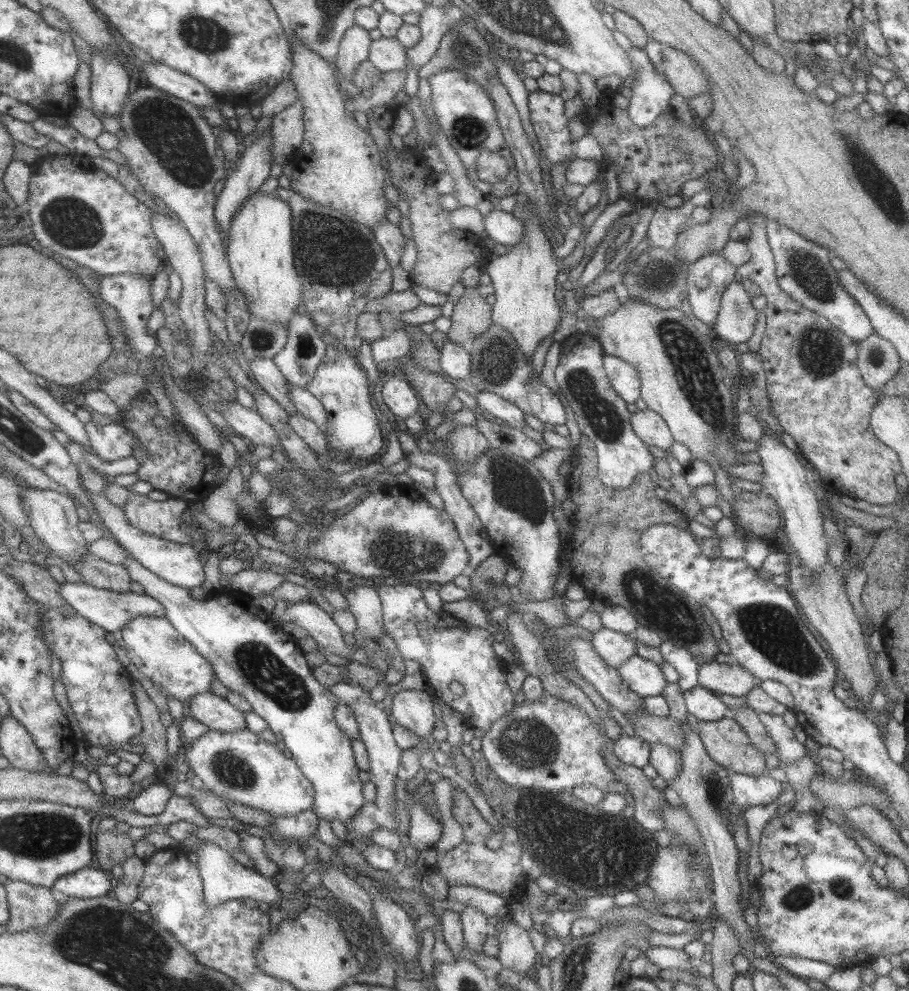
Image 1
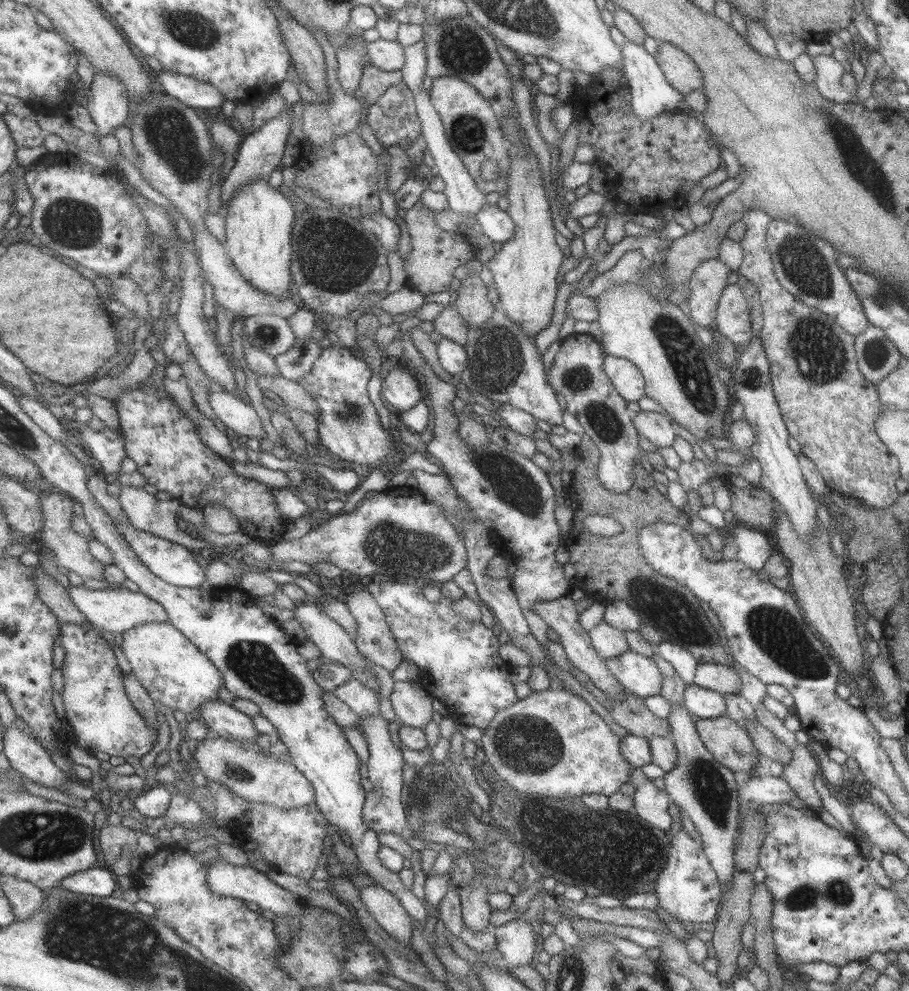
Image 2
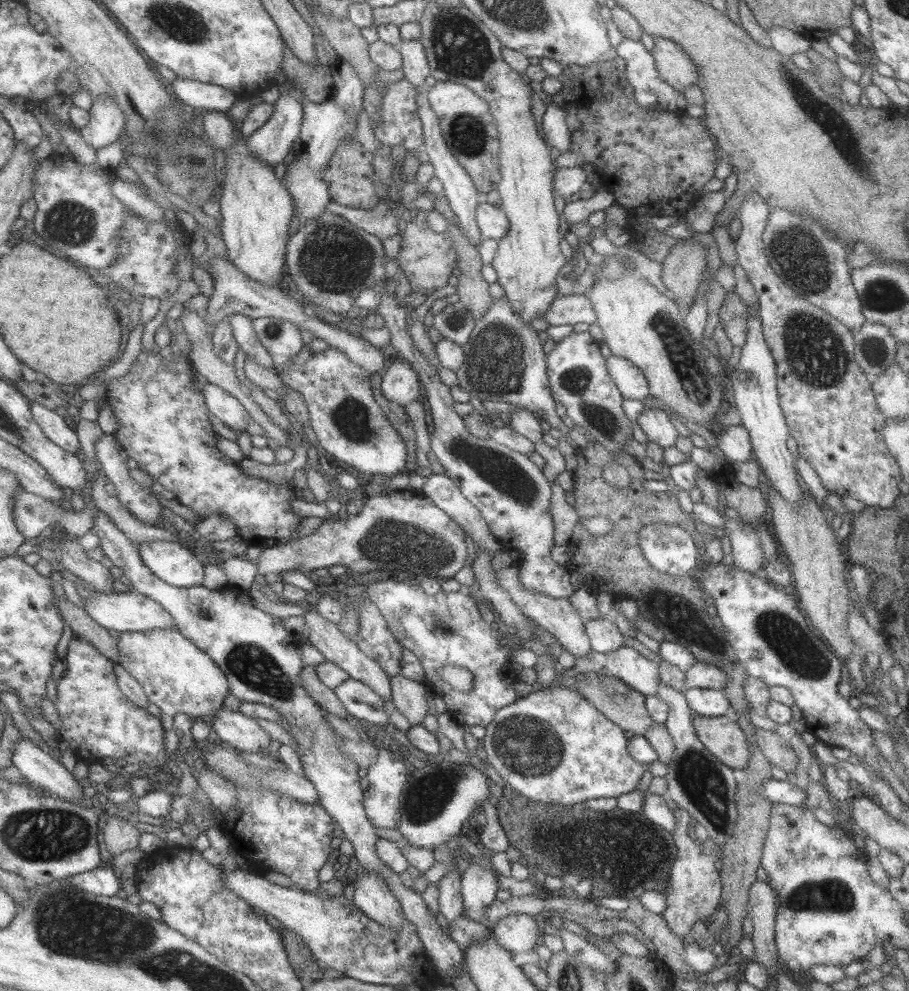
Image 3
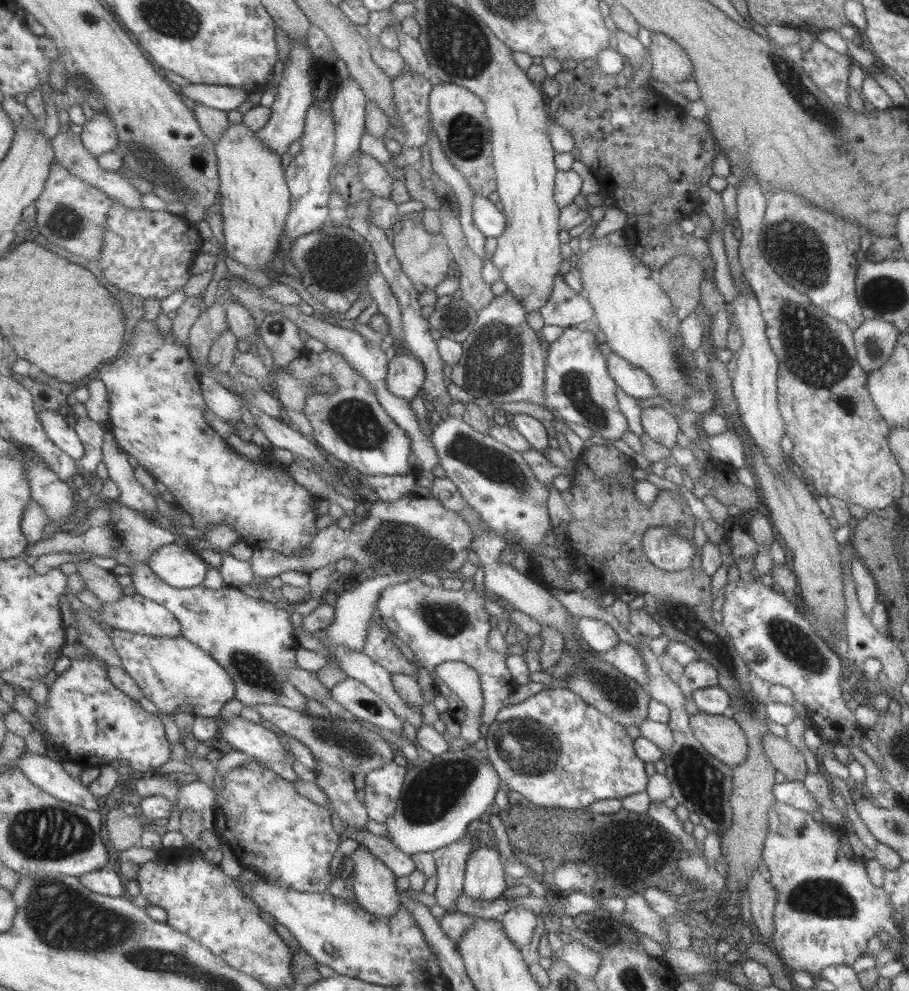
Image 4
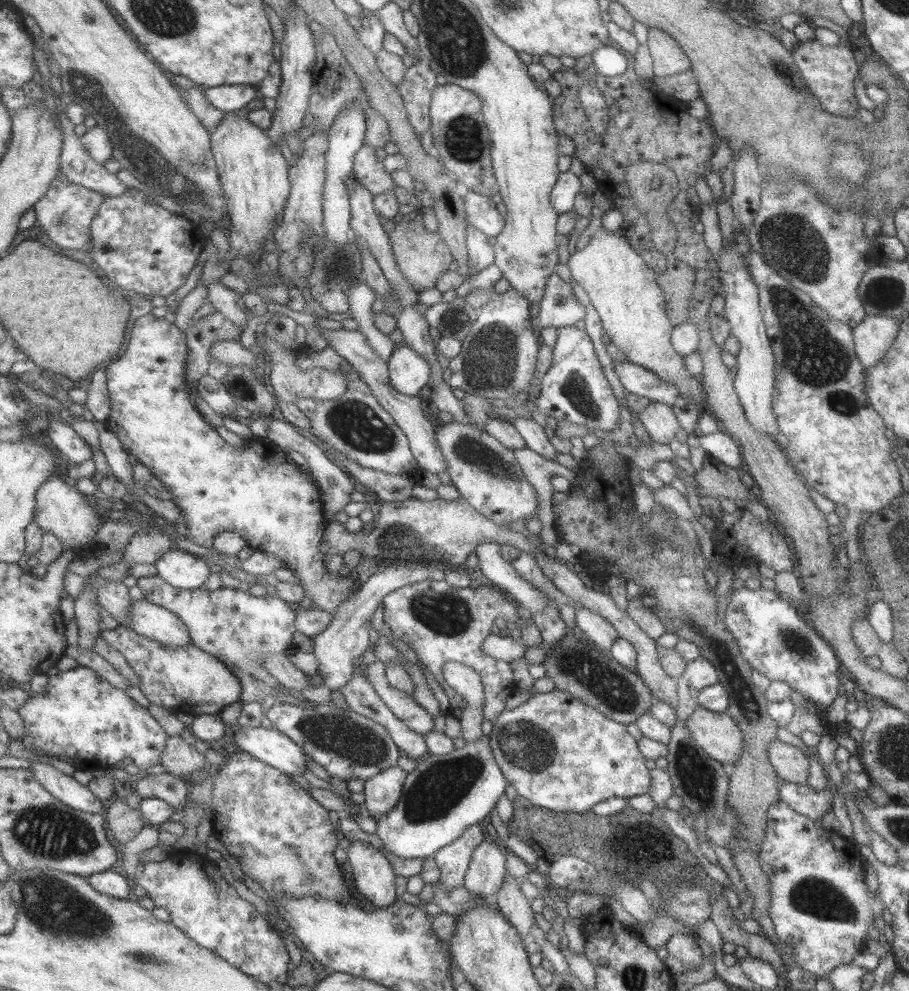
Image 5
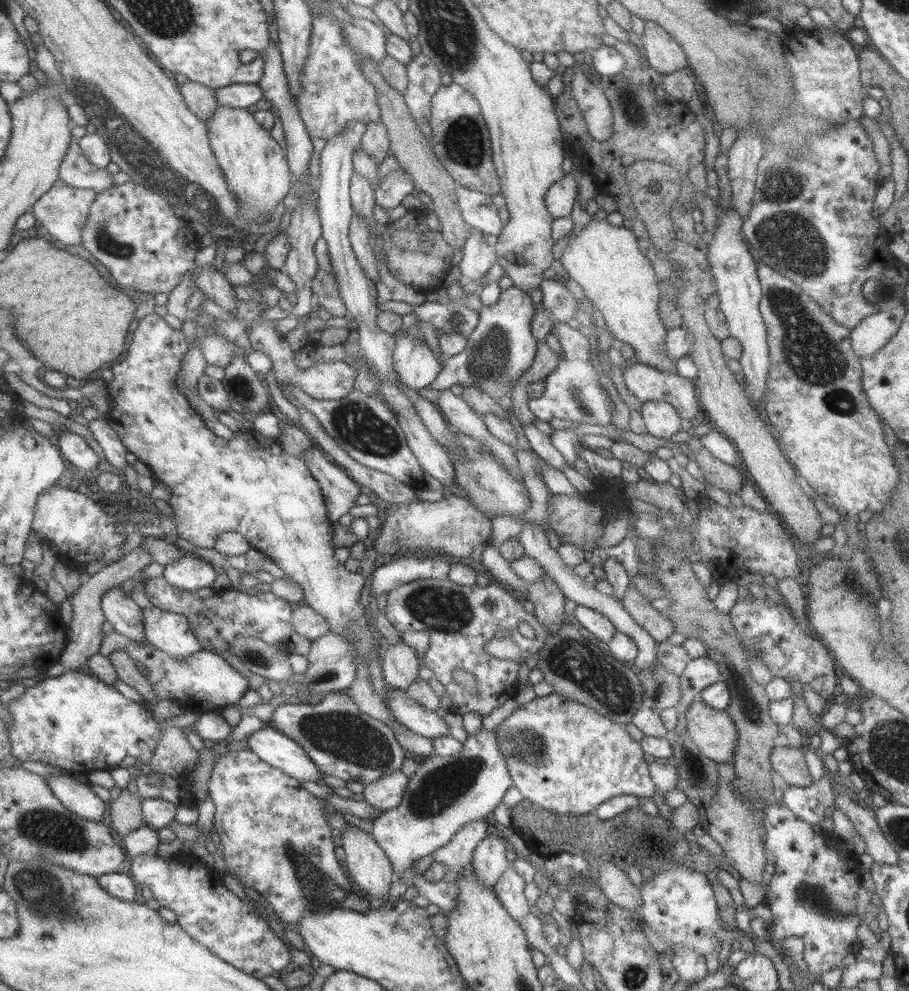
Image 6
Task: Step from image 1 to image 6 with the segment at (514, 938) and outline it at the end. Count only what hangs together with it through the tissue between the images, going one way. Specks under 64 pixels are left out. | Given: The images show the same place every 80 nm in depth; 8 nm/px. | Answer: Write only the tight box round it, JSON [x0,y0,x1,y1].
[492,867,529,924]

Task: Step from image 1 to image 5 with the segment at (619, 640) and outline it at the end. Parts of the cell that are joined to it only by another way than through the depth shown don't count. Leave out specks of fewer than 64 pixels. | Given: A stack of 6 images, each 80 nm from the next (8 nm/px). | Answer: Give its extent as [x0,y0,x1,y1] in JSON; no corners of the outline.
[574,609,619,649]

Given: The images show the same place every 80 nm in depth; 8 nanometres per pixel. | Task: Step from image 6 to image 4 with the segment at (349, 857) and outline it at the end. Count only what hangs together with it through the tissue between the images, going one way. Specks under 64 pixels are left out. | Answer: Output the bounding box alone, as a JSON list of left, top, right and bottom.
[350,845,400,918]

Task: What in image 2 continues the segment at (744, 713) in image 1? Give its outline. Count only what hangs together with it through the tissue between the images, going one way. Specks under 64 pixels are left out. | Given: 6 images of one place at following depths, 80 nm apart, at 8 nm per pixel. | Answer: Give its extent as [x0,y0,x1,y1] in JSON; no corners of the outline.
[739,719,792,766]

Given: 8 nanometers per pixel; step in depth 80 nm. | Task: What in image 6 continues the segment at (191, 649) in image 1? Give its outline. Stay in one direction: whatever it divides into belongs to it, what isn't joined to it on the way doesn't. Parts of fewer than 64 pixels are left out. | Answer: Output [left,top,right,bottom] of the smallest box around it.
[100,631,249,713]

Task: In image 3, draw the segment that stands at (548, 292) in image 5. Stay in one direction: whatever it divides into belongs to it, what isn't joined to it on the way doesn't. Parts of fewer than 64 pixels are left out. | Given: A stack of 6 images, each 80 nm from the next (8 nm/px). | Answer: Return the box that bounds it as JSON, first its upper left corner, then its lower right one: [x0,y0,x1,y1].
[543,294,596,326]

